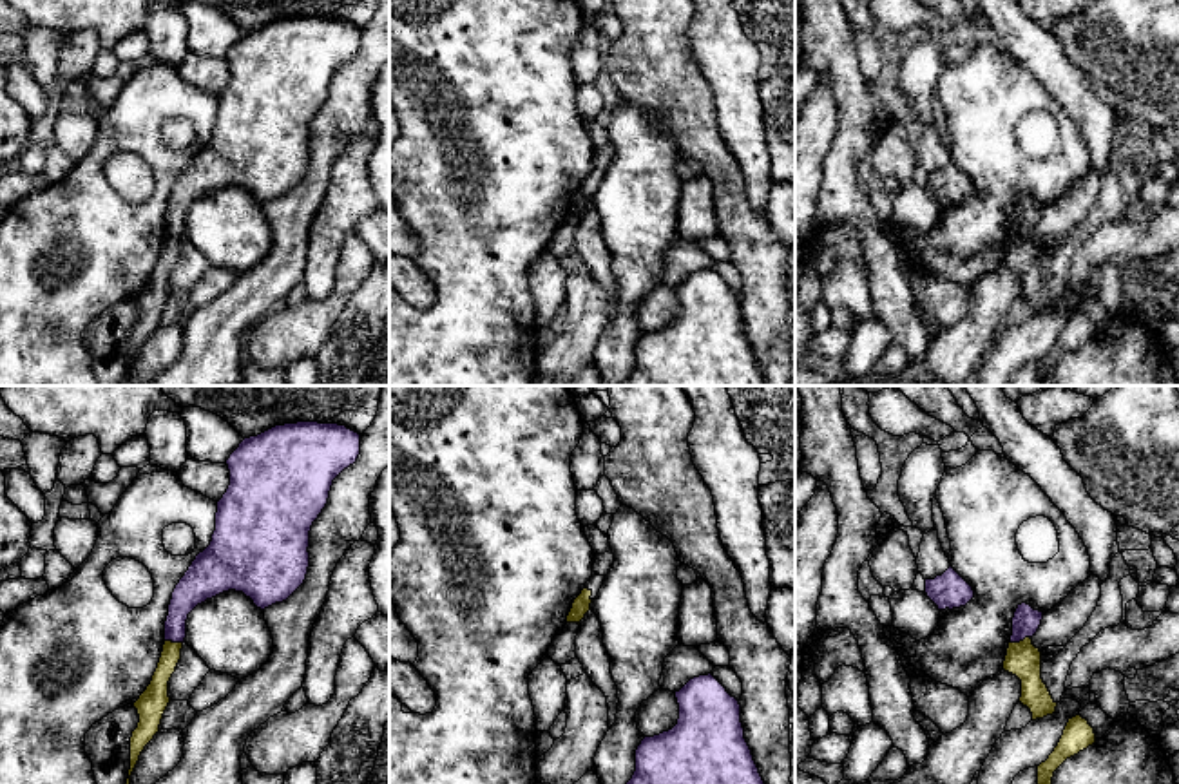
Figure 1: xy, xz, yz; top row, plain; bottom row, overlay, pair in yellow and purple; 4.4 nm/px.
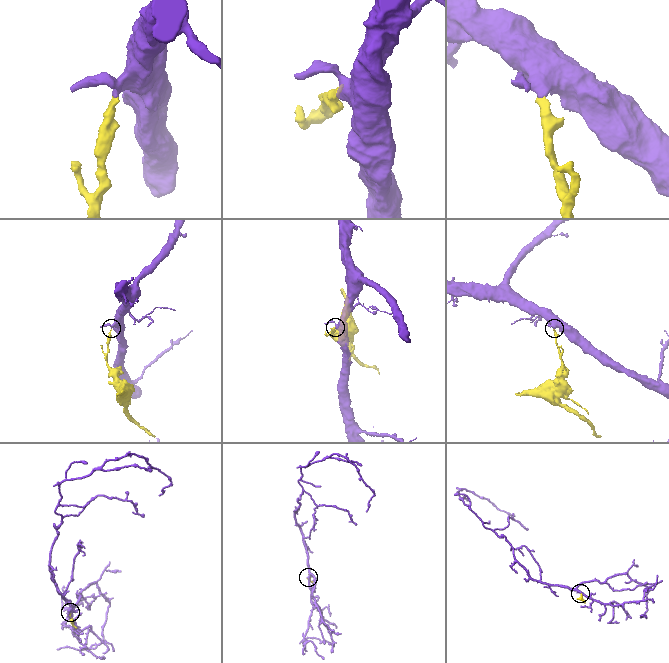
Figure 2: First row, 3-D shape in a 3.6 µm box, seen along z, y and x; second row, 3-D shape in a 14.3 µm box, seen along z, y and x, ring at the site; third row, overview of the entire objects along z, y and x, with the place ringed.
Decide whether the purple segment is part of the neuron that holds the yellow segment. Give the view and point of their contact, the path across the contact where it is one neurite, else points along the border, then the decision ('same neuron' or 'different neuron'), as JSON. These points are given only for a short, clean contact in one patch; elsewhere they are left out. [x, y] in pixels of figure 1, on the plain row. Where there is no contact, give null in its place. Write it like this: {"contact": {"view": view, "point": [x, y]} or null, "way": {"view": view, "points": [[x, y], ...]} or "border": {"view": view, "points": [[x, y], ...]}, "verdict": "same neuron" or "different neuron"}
{"contact": {"view": "yz", "point": [1020, 236]}, "border": {"view": "yz", "points": [[1029, 230], [1011, 238]]}, "verdict": "different neuron"}

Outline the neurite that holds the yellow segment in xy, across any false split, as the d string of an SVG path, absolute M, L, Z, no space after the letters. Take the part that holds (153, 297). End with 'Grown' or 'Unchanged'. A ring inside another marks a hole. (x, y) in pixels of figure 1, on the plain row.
M165 235L152 275L147 281L147 284L139 290L139 293L134 297L134 302L139 310L139 317L130 331L130 364L123 386L130 384L130 369L139 355L139 349L159 326L163 308L170 297L168 275L181 253L181 243L183 237Z. Unchanged

